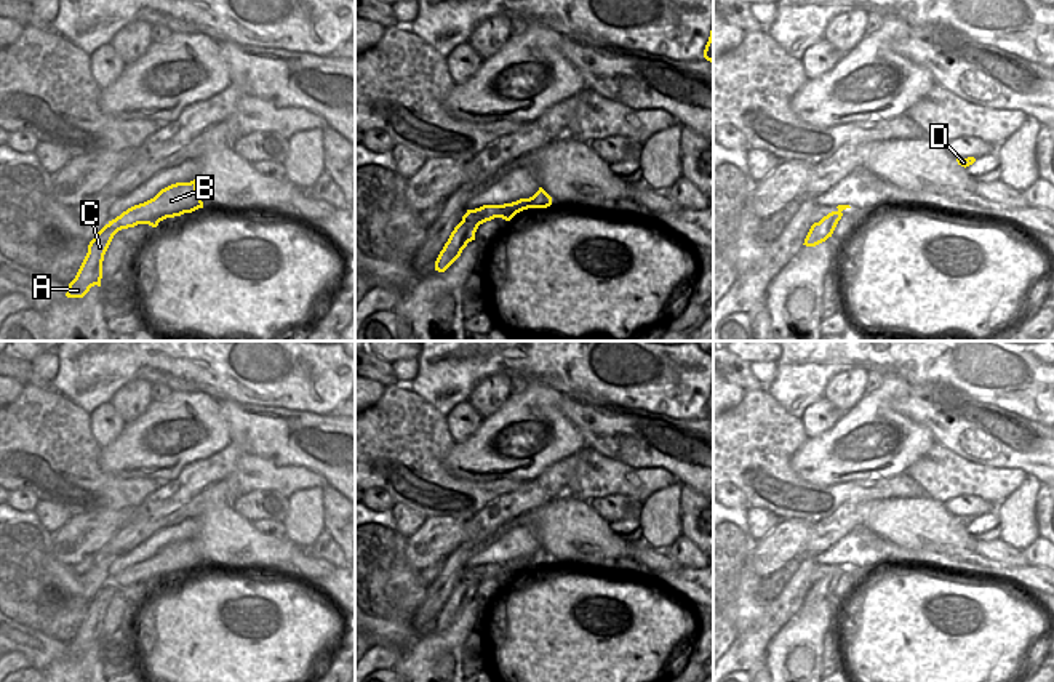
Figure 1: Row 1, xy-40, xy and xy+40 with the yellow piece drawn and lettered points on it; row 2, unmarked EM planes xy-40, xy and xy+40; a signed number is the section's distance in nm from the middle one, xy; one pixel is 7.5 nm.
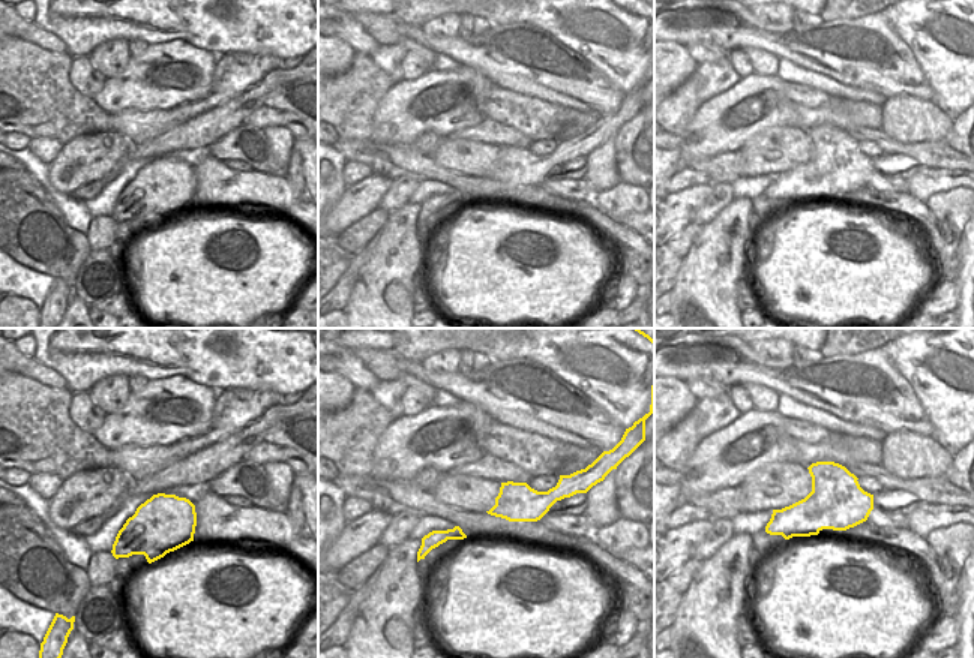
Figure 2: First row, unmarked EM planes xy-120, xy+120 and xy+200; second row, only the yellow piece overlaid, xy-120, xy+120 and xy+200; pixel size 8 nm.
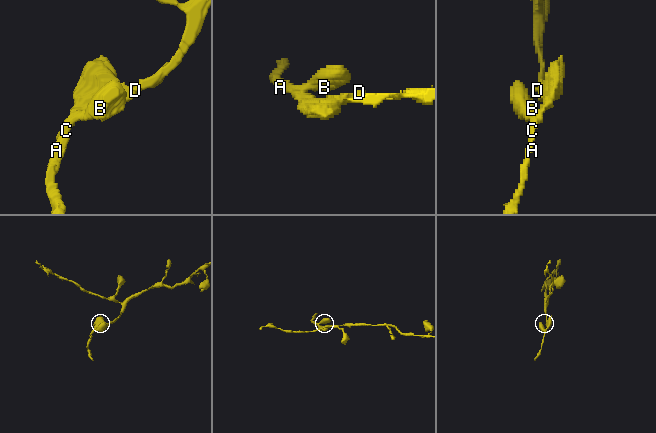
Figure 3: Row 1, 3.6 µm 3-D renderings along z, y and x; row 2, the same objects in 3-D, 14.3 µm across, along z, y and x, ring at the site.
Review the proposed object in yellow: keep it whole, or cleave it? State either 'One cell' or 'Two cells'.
Two cells.

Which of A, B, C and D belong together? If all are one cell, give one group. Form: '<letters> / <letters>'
A C D / B

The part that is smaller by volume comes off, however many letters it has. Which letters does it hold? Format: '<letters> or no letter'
B

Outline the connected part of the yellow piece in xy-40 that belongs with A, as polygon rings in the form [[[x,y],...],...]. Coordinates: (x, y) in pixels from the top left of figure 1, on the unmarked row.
[[[109,580],[90,600],[88,612],[75,634],[69,642],[67,656],[83,656],[91,645],[101,645],[104,613],[118,591],[118,584]]]

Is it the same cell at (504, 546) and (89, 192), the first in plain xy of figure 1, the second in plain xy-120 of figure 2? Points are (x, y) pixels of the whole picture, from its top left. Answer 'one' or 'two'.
two

